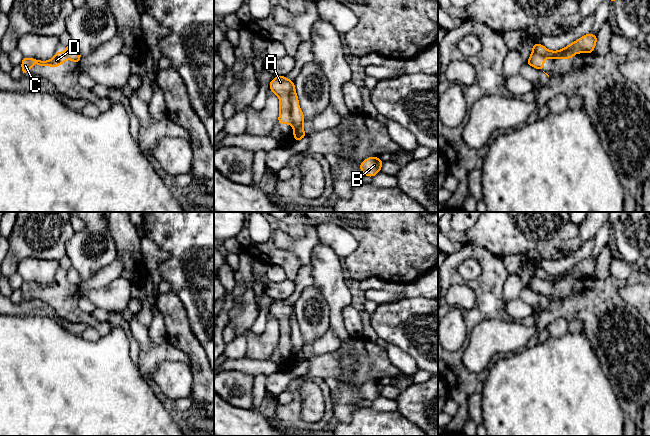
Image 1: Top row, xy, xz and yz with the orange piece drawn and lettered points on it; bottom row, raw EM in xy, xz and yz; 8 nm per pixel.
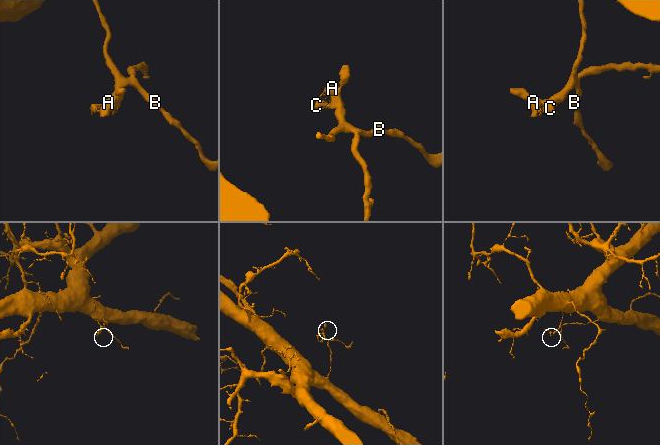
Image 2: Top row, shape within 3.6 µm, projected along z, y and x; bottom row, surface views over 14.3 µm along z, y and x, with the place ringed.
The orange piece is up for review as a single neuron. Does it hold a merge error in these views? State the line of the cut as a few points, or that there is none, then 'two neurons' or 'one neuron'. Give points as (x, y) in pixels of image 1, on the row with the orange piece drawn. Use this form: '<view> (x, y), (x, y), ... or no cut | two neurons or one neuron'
xz (294, 87), (290, 96), (292, 124) | two neurons

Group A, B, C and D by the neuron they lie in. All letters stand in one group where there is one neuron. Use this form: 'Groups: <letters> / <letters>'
Groups: A C D / B

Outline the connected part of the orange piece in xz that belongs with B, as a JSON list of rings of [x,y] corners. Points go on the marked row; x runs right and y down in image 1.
[[[369,157],[360,164],[360,170],[364,176],[373,177],[380,172],[382,165],[383,161],[378,157]]]

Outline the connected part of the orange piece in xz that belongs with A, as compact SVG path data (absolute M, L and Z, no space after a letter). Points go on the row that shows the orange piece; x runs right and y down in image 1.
M276 76L269 84L270 90L279 97L279 124L293 124L290 96L294 82L285 76Z

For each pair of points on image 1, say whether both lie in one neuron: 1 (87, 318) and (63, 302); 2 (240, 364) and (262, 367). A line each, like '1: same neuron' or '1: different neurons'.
1: same neuron
2: same neuron

